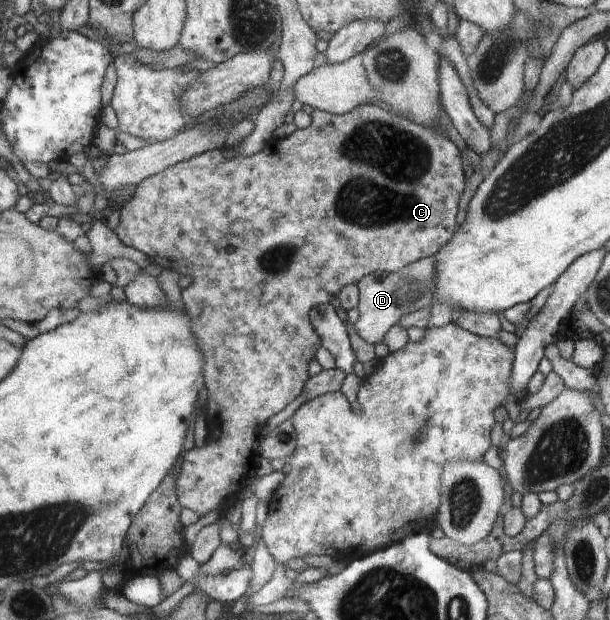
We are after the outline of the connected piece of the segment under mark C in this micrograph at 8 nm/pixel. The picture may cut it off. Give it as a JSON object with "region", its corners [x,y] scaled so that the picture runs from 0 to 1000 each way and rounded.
{"region":[[[593,168],[587,174],[580,174],[577,181],[566,184],[543,184],[528,177],[515,176],[511,182],[511,195],[505,205],[498,208],[485,206],[482,215],[477,215],[469,224],[456,226],[454,221],[443,223],[433,240],[428,240],[418,252],[398,255],[390,250],[380,250],[379,245],[370,242],[349,242],[348,245],[333,247],[328,252],[318,252],[316,255],[307,256],[305,260],[285,265],[277,271],[270,271],[262,279],[252,281],[251,284],[241,285],[236,292],[231,292],[225,298],[223,310],[215,321],[198,327],[195,331],[197,340],[197,358],[192,368],[187,371],[192,376],[192,381],[197,384],[197,389],[207,397],[215,398],[225,403],[230,403],[233,408],[238,408],[249,424],[257,424],[272,434],[284,434],[298,444],[302,460],[297,468],[297,489],[302,498],[302,505],[310,508],[313,515],[313,526],[318,531],[320,542],[325,544],[325,553],[331,569],[336,573],[336,610],[338,610],[338,627],[341,639],[339,650],[339,673],[357,674],[357,682],[362,687],[361,695],[354,695],[354,705],[357,708],[346,715],[336,715],[331,721],[318,721],[313,726],[308,726],[303,731],[303,735],[295,740],[297,763],[292,774],[287,777],[290,784],[290,803],[297,810],[300,819],[313,821],[320,824],[326,834],[351,824],[354,819],[370,821],[370,824],[387,811],[390,802],[390,792],[393,789],[405,789],[407,784],[407,760],[420,760],[420,753],[425,753],[423,744],[426,744],[426,695],[430,695],[430,685],[446,674],[446,669],[454,669],[459,666],[472,652],[479,650],[489,639],[493,637],[493,632],[500,627],[500,621],[507,615],[505,605],[505,587],[515,576],[518,576],[520,563],[528,560],[526,545],[520,539],[520,532],[515,531],[511,523],[511,511],[505,511],[505,502],[511,495],[523,494],[525,490],[536,490],[539,485],[548,485],[548,479],[554,479],[556,473],[561,473],[561,466],[567,466],[567,460],[585,458],[585,453],[590,453],[593,447],[603,442],[616,440],[643,440],[652,439],[659,432],[664,432],[667,427],[677,426],[680,421],[690,419],[692,416],[702,413],[713,413],[720,403],[725,400],[725,395],[736,392],[738,382],[746,379],[744,366],[748,366],[748,344],[751,344],[751,326],[754,324],[754,316],[757,308],[761,308],[761,279],[757,279],[757,260],[754,260],[754,244],[748,240],[748,234],[741,227],[734,227],[734,219],[728,221],[721,211],[711,211],[711,206],[703,206],[702,203],[693,203],[684,200],[682,197],[670,194],[669,190],[651,185],[649,181],[639,181],[626,173],[615,171],[613,168]]]}

